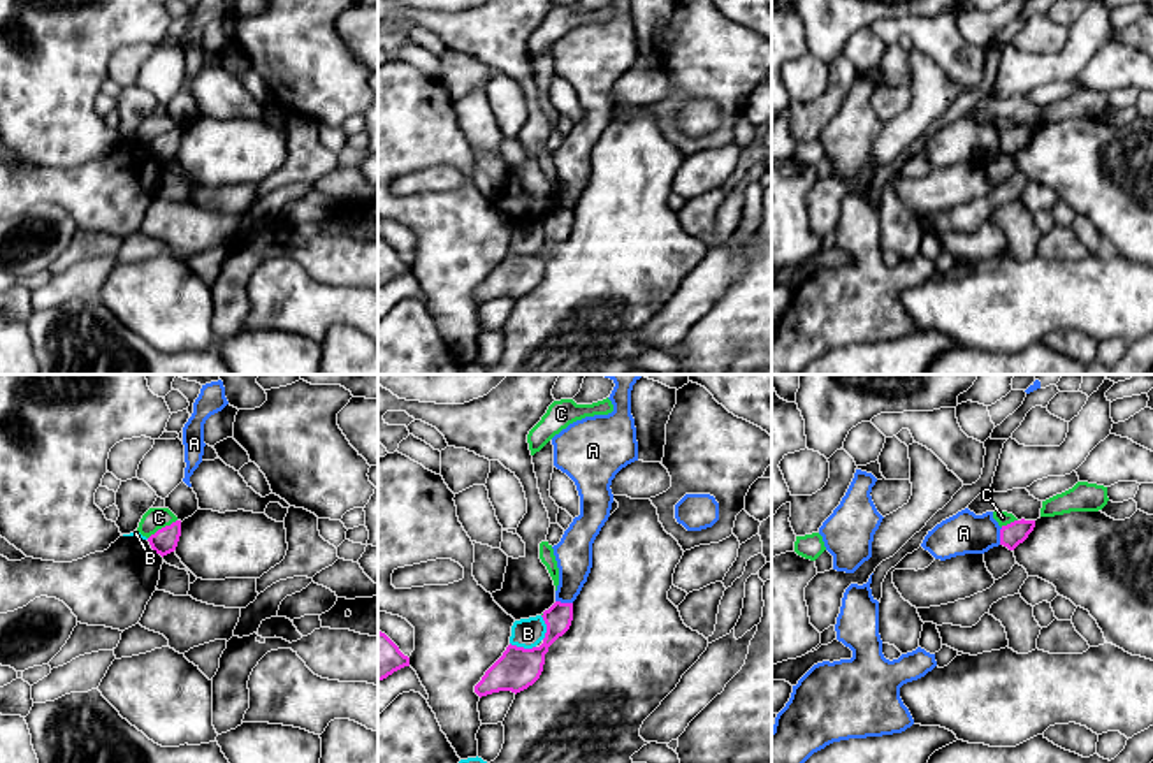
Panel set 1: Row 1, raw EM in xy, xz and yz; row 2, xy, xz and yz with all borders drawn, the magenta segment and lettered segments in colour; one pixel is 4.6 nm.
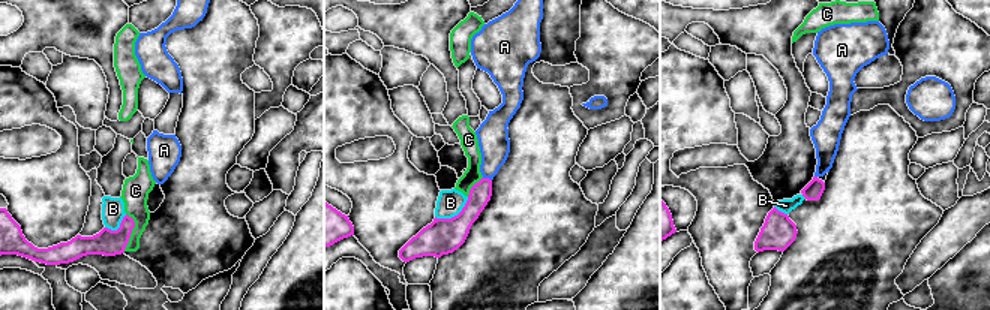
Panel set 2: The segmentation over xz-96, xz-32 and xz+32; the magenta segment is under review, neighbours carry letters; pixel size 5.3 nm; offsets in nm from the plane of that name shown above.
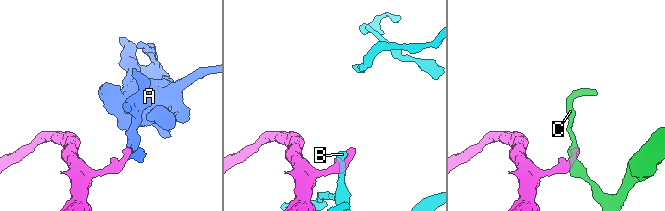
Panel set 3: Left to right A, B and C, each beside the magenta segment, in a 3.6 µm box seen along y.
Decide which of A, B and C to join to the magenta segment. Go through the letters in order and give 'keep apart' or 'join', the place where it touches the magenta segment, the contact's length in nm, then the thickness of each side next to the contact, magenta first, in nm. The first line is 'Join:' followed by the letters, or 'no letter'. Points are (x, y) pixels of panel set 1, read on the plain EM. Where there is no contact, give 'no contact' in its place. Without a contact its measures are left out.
Join: no letter
A: keep apart; meets magenta in xz at (565, 210); contact 80 nm long; 120 nm thick on the magenta side, 170 nm on the other
B: keep apart; meets magenta in xz at (522, 254); contact 120 nm long; 190 nm thick on the magenta side, 140 nm on the other
C: keep apart; meets magenta in xy at (162, 134); contact 160 nm long; 120 nm thick on the magenta side, 100 nm on the other

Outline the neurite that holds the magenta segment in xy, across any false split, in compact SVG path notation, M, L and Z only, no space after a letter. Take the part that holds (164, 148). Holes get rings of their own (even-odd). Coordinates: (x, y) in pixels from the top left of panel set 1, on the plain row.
M181 127L172 128L158 135L155 141L148 144L151 155L162 164L174 158L181 142Z

